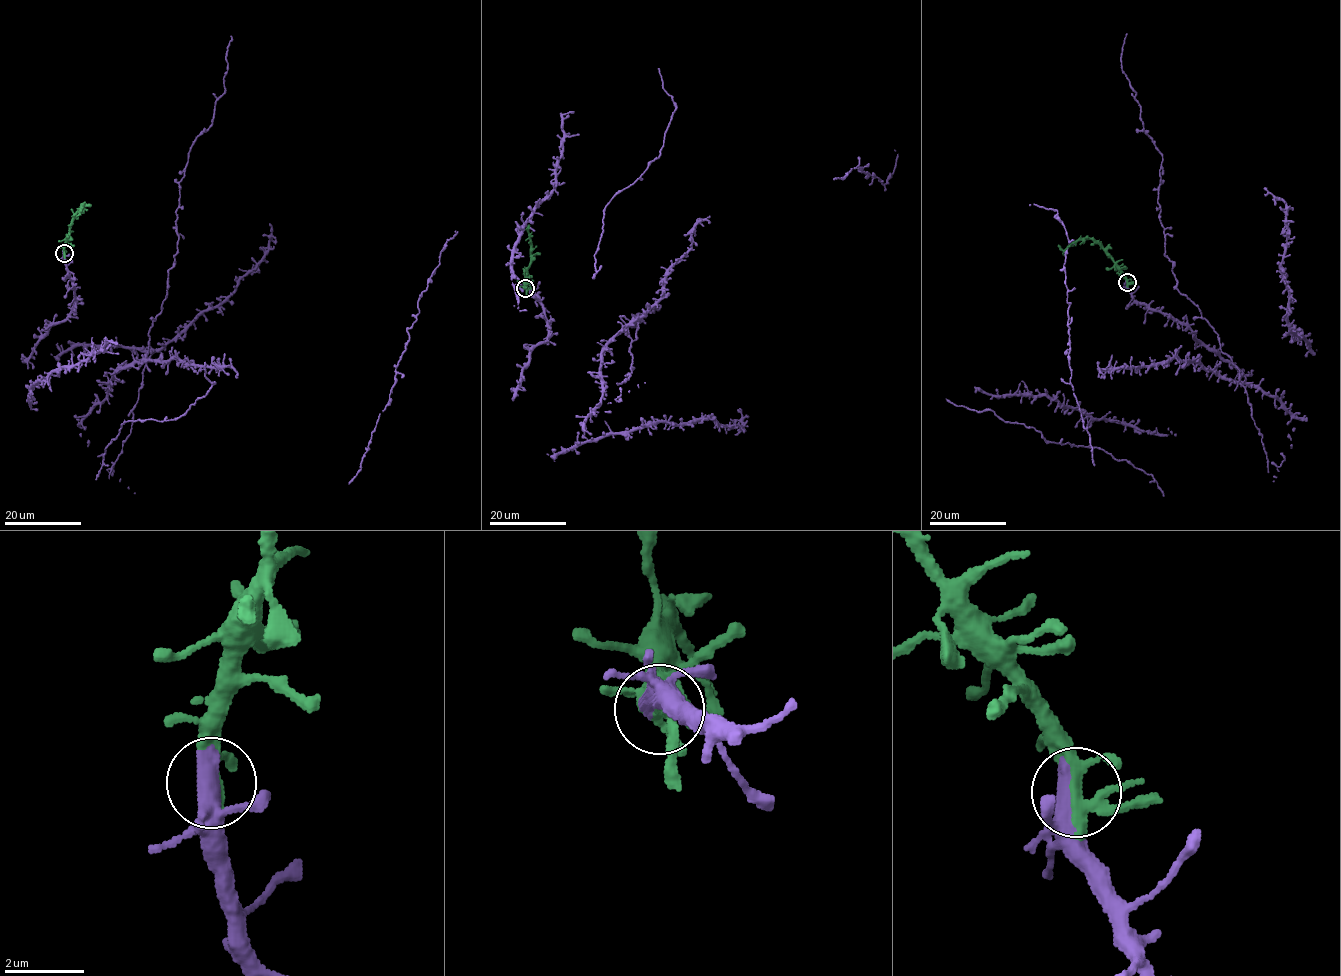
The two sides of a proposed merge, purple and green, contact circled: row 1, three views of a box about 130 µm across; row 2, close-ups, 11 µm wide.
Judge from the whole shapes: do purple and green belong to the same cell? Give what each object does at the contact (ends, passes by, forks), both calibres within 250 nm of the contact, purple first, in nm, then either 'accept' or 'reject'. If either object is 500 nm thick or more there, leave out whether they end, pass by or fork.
calibres 600 and 280 nm; accept

